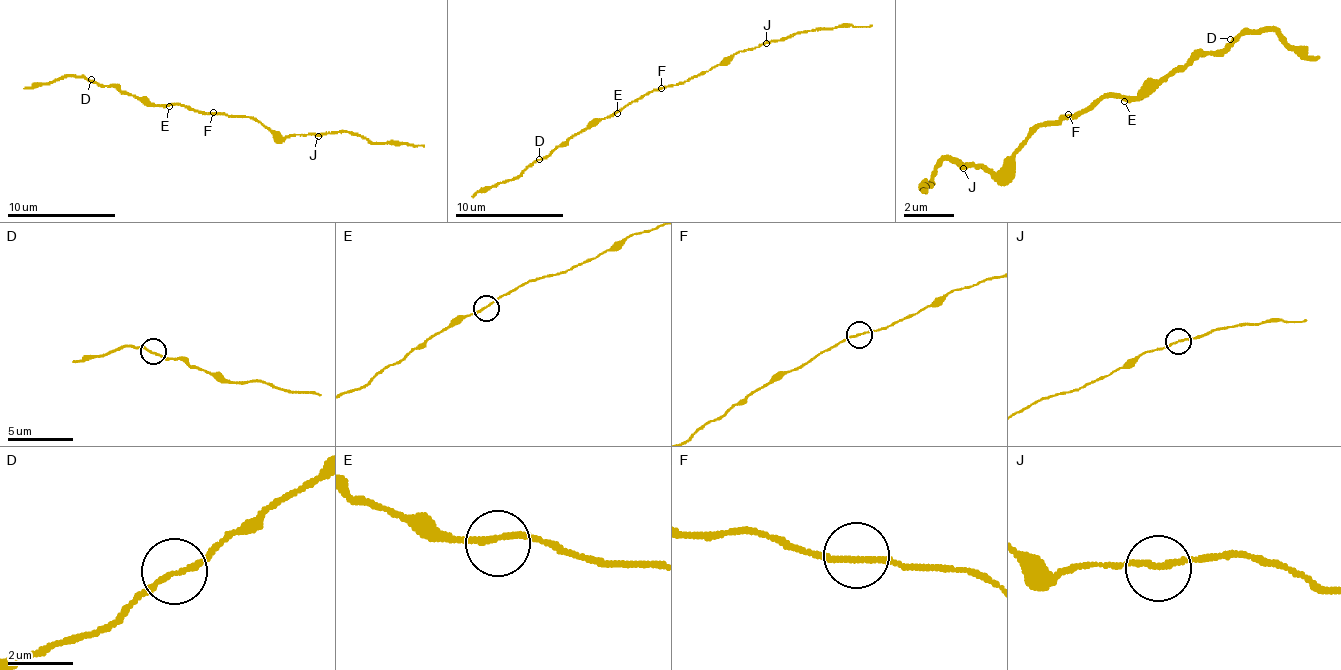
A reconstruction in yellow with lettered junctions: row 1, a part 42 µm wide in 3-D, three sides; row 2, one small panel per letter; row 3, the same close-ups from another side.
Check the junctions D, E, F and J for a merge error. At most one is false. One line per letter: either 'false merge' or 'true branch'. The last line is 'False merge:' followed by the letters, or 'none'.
D: true branch
E: true branch
F: true branch
J: true branch
False merge: none

